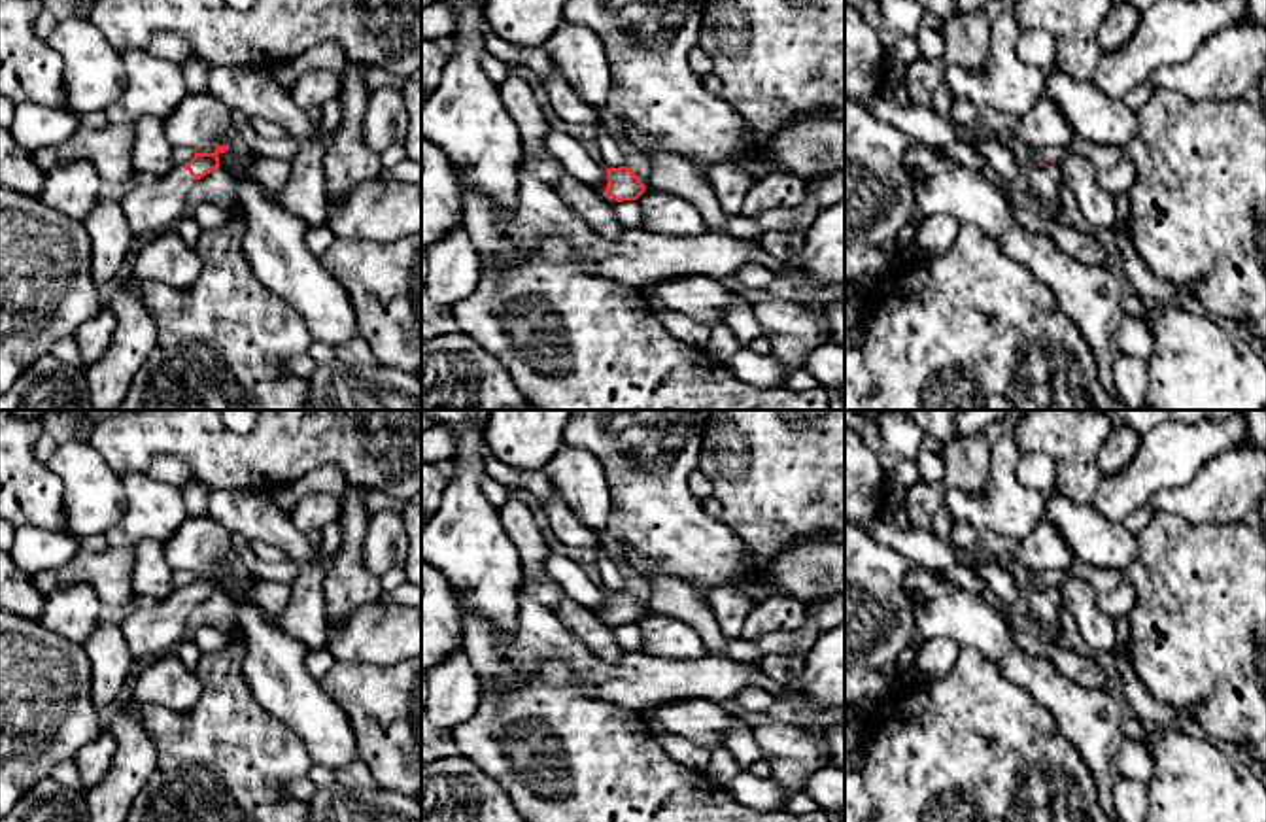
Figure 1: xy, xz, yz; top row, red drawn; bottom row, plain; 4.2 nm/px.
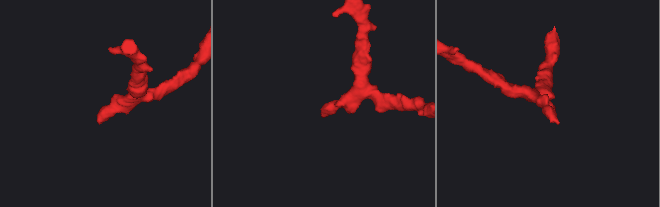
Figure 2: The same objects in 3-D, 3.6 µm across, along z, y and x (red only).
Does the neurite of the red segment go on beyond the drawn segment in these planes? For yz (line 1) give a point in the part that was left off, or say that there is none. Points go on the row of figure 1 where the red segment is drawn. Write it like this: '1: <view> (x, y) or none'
1: none

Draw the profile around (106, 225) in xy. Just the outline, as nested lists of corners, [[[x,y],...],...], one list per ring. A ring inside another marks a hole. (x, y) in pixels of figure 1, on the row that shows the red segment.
[[[98,200],[83,225],[93,240],[91,276],[94,285],[102,289],[121,270],[134,236],[119,202]]]

